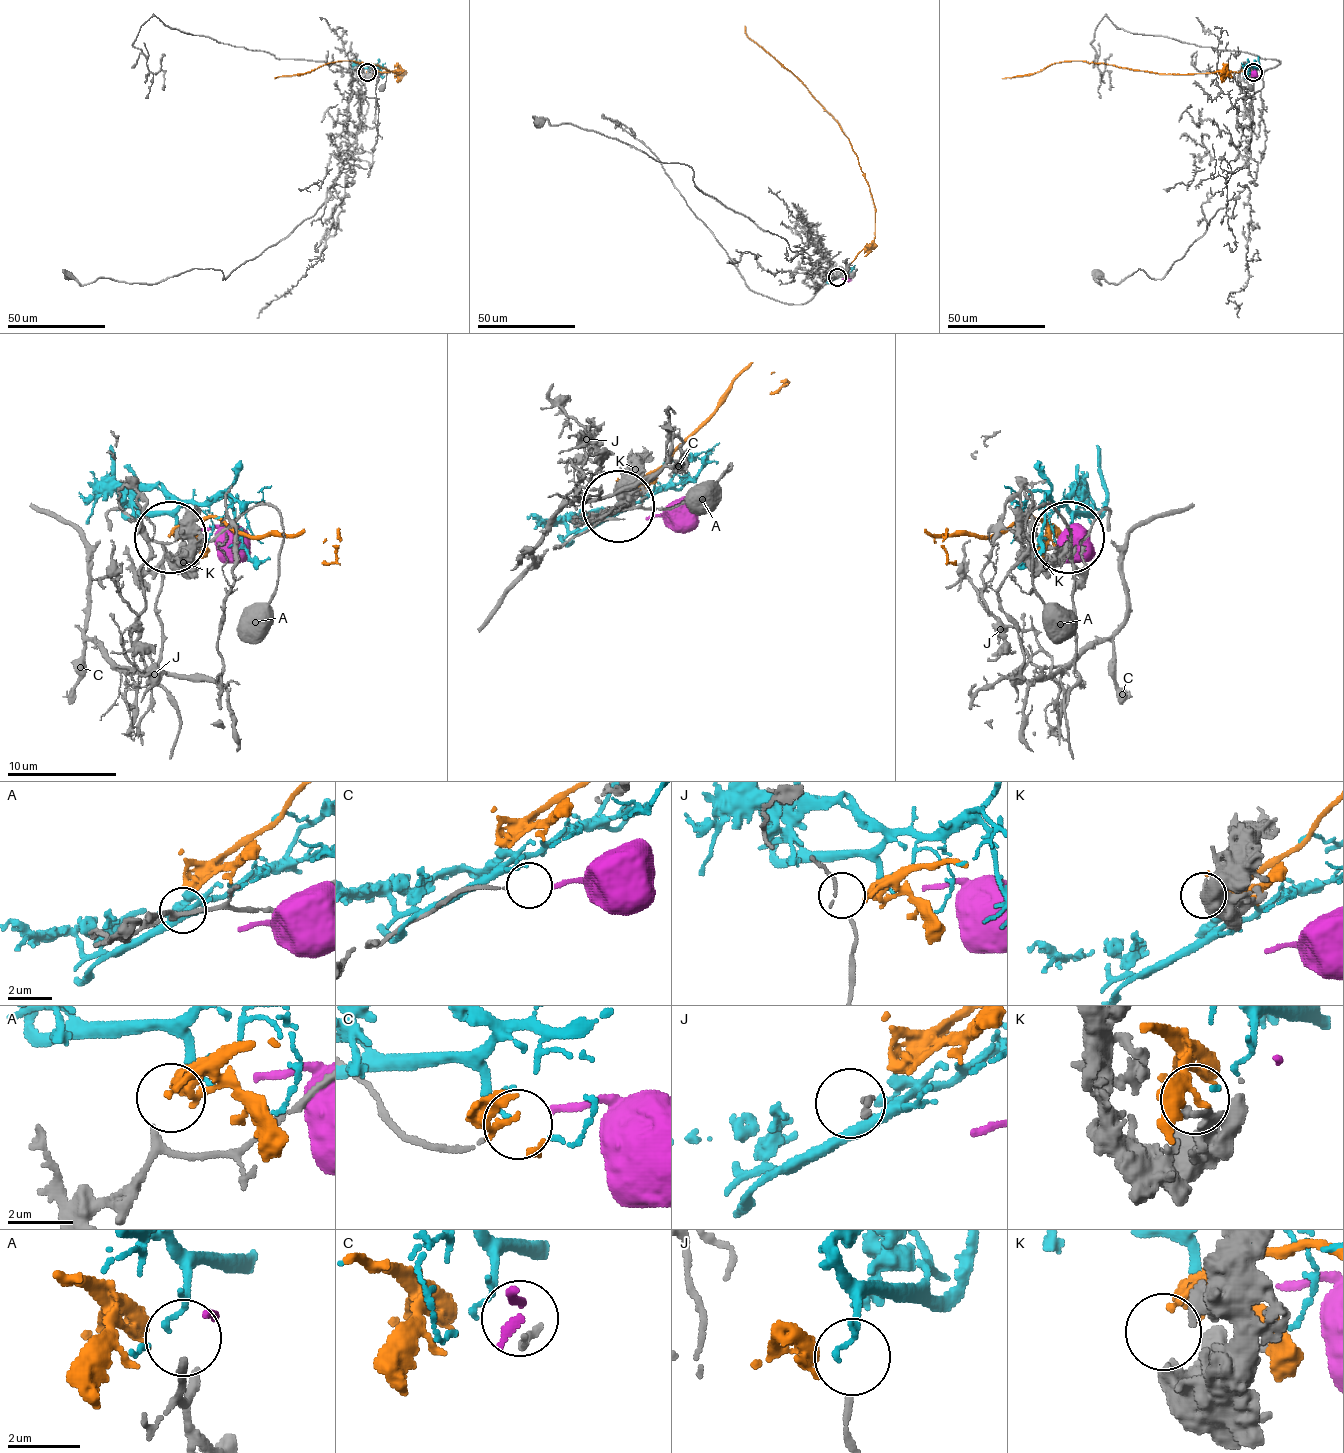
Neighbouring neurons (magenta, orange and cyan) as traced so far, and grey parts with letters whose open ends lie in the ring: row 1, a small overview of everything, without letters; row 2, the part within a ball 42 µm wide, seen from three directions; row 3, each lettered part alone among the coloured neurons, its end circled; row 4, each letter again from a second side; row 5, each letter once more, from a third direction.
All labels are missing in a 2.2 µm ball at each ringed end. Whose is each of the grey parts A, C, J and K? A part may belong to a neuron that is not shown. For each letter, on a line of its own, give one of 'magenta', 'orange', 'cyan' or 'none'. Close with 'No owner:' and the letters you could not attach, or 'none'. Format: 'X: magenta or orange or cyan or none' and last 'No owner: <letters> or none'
A: cyan
C: magenta
J: none
K: orange
No owner: J

